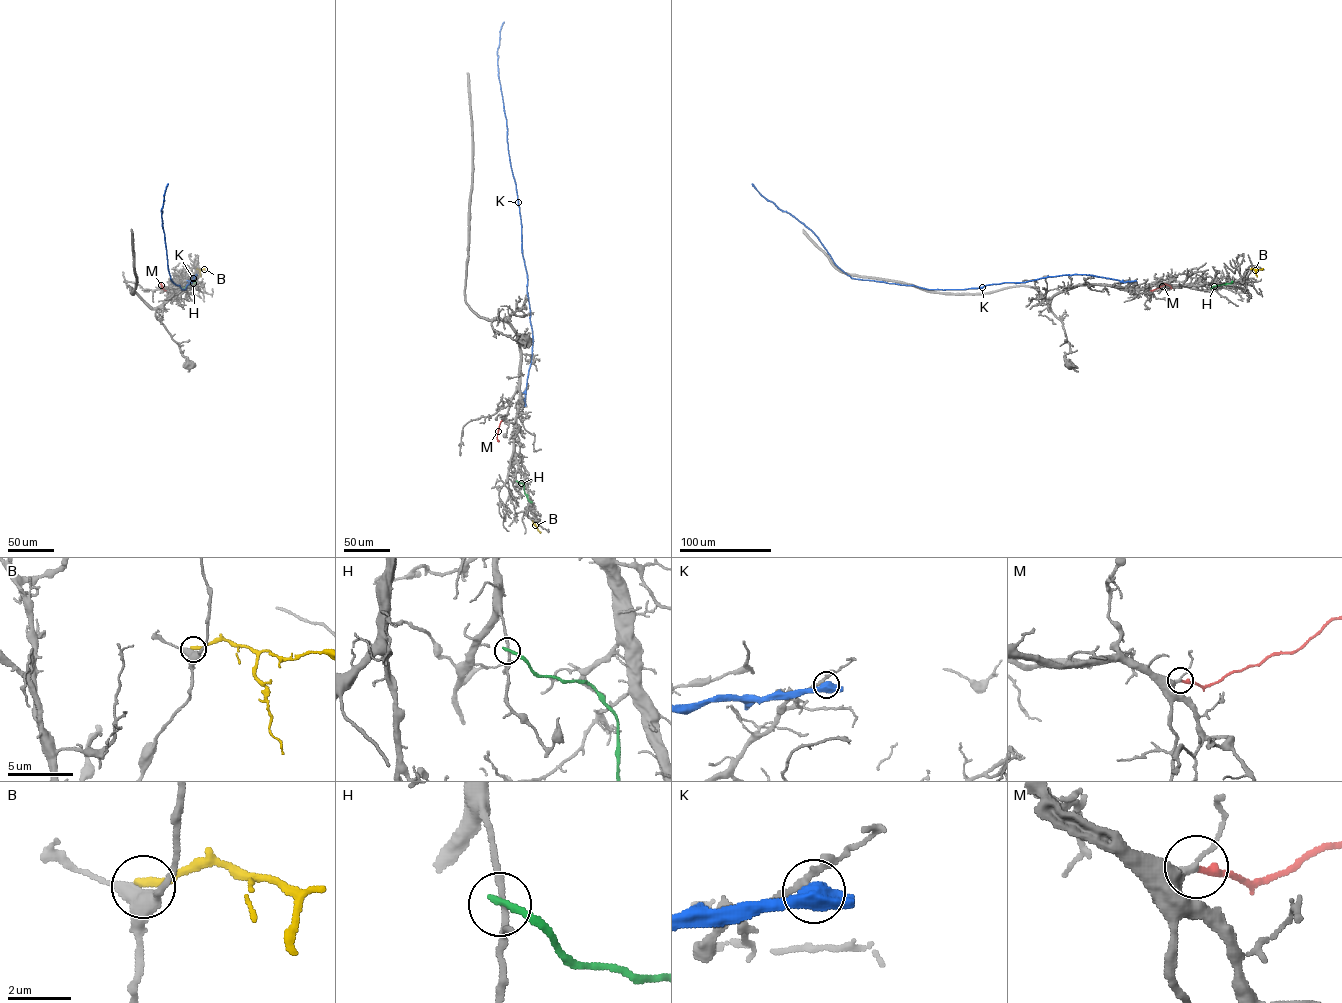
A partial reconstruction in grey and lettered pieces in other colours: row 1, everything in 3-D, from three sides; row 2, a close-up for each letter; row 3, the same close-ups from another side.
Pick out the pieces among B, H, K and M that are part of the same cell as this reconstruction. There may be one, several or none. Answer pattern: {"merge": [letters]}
{"merge": ["M"]}

